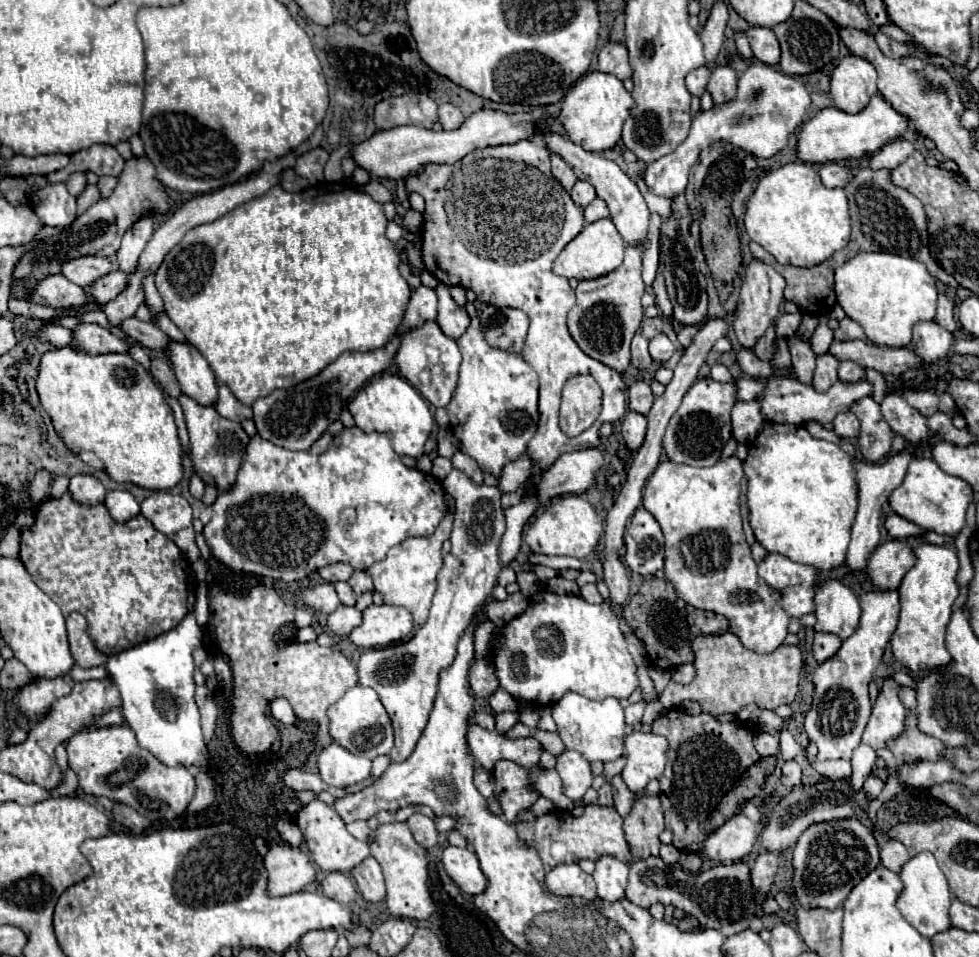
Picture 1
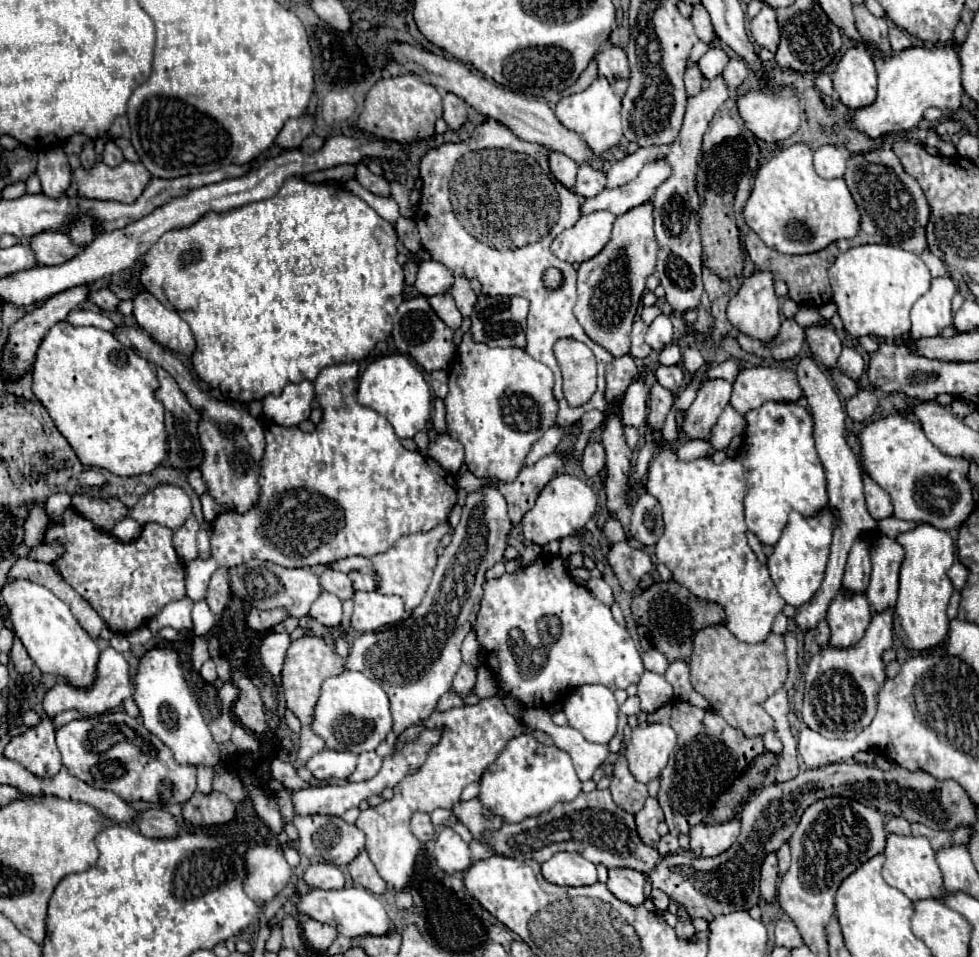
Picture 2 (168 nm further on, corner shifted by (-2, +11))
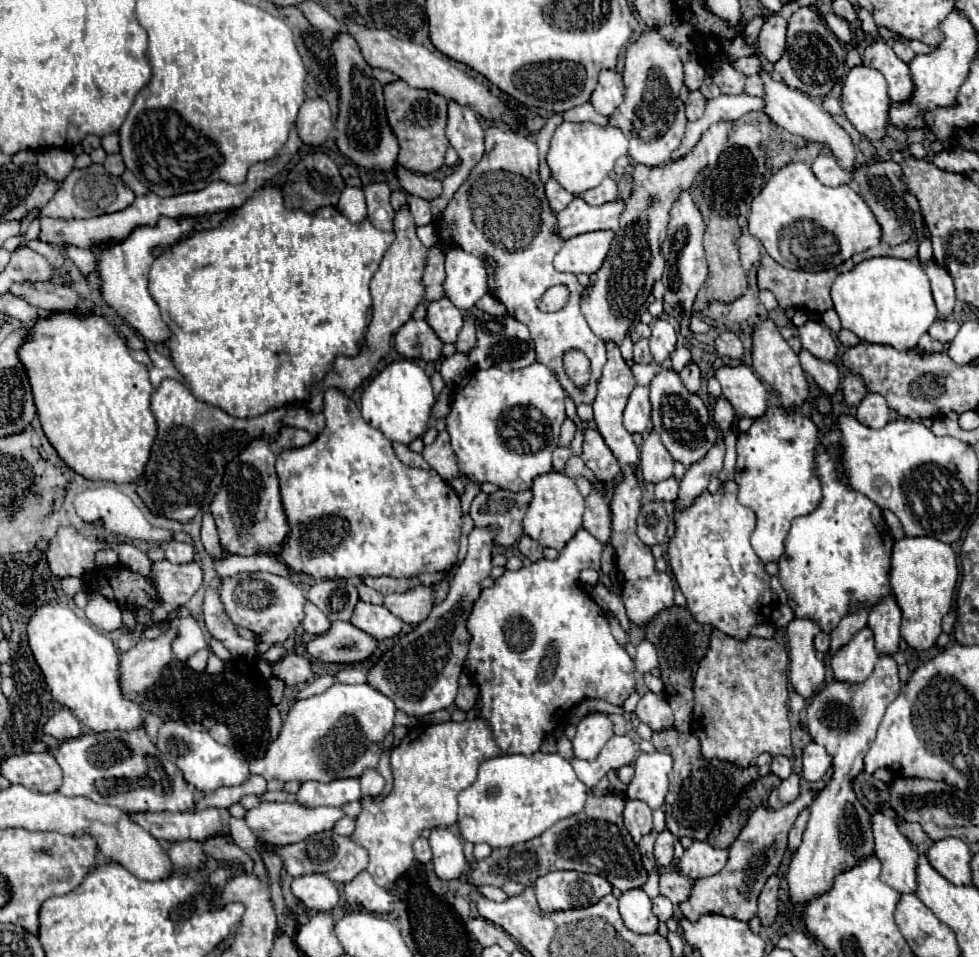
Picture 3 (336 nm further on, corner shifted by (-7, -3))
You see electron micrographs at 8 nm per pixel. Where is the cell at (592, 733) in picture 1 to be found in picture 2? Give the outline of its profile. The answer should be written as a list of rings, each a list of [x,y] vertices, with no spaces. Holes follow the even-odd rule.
[[[583,685],[569,693],[553,709],[561,709],[569,725],[591,743],[607,745],[617,733],[619,705],[613,691],[603,685]]]

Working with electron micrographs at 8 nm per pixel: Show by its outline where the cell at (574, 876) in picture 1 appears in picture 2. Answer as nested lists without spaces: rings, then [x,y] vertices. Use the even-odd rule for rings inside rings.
[[[561,851],[541,865],[541,873],[555,885],[593,885],[597,883],[597,869],[579,853]]]

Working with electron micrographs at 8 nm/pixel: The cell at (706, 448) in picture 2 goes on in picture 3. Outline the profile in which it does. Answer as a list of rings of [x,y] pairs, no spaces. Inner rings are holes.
[[[674,477],[666,479],[666,481],[660,481],[656,487],[654,487],[654,497],[658,501],[664,501],[664,503],[672,503],[678,495],[678,481]]]

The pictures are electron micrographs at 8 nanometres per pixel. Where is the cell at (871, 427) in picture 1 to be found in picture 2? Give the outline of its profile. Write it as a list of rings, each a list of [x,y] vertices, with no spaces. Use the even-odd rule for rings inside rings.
[[[831,369],[831,375],[833,375],[835,383],[837,383],[837,393],[839,393],[845,401],[847,401],[847,399],[851,399],[853,395],[857,395],[859,385],[857,385],[853,379],[845,377],[845,375],[843,375],[843,373],[839,373],[837,369]]]

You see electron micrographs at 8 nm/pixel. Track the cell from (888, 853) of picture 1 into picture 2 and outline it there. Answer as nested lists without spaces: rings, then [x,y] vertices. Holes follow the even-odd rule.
[[[891,817],[885,829],[887,833],[895,833],[895,835],[911,835],[911,825],[903,817]]]

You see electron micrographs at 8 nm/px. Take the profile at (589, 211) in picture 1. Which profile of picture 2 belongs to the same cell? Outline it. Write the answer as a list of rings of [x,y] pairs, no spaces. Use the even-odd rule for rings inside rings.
[[[661,145],[661,149],[639,149],[633,155],[627,155],[623,161],[617,161],[607,171],[607,189],[617,189],[621,185],[627,185],[637,177],[645,161],[653,161],[653,157],[665,157],[669,153],[669,145]]]

